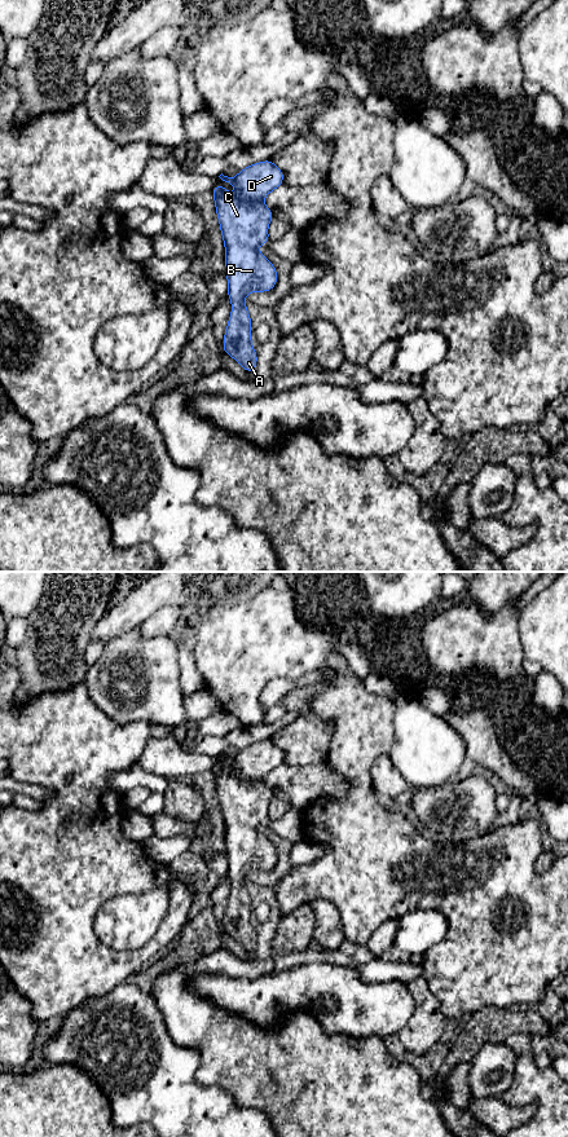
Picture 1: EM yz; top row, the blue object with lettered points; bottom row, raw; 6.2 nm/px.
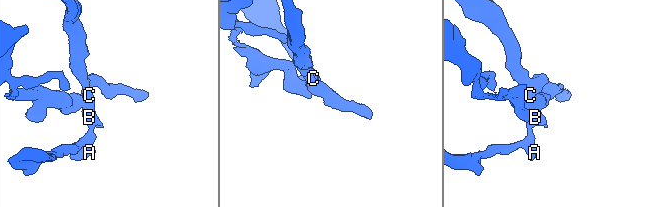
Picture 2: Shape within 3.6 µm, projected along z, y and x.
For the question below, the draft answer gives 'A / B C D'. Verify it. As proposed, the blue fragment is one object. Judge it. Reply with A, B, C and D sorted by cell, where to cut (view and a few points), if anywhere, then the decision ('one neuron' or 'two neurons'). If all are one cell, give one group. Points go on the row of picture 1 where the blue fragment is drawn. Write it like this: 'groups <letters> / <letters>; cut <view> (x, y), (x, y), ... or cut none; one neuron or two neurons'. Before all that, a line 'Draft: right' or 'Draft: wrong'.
Draft: wrong
groups A B C D; cut none; one neuron

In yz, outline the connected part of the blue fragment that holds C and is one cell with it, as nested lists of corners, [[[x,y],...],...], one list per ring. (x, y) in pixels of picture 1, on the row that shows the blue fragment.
[[[270,159],[246,167],[234,179],[223,173],[219,177],[237,188],[235,194],[225,191],[221,185],[212,190],[225,244],[228,298],[232,300],[223,351],[252,373],[257,356],[251,344],[251,318],[243,299],[250,292],[270,291],[277,285],[276,268],[257,248],[269,243],[268,225],[274,217],[264,204],[264,197],[283,184],[283,173]]]

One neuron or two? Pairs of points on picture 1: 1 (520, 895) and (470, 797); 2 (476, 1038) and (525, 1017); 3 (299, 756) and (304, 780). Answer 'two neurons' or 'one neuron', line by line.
1: two neurons
2: one neuron
3: two neurons

